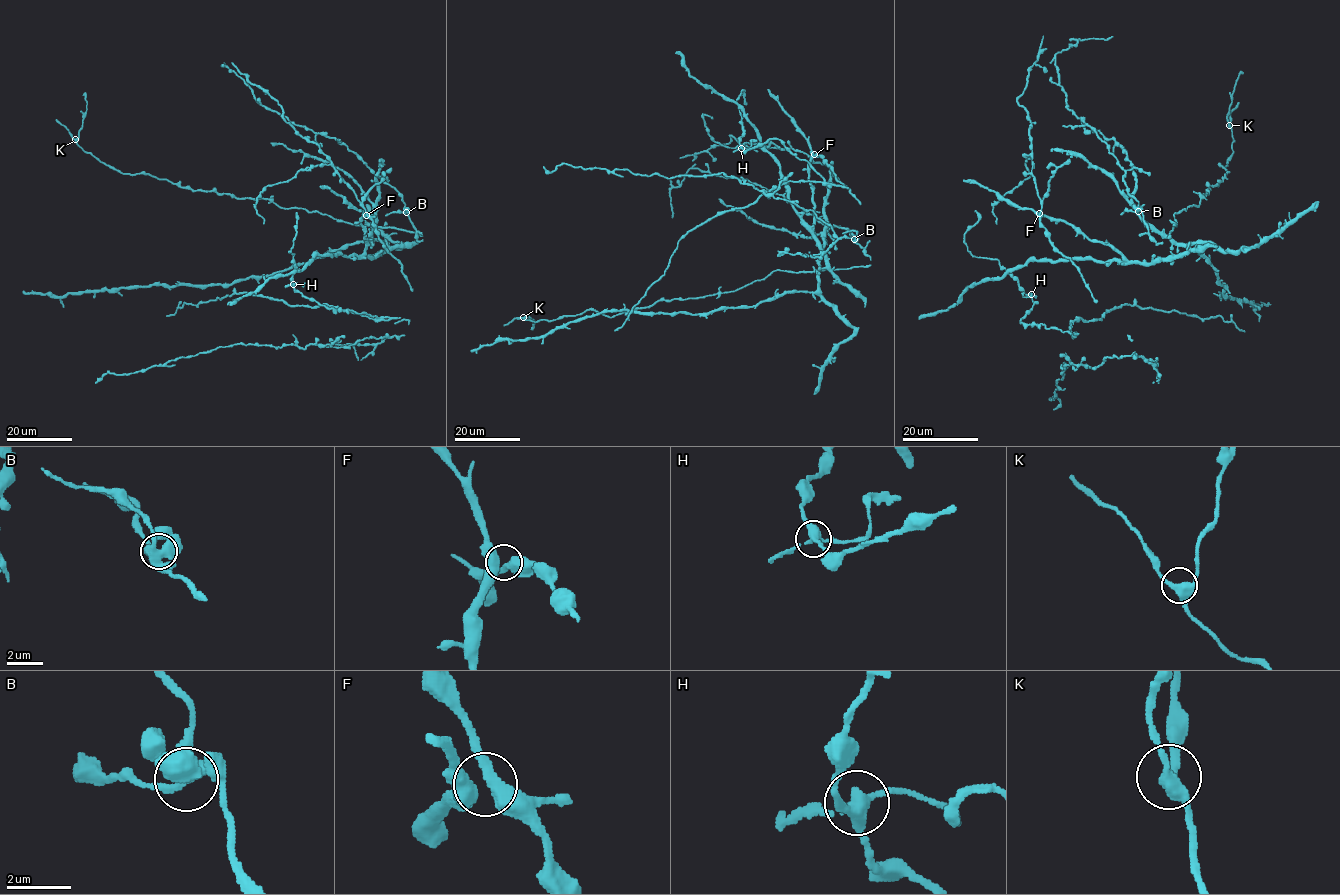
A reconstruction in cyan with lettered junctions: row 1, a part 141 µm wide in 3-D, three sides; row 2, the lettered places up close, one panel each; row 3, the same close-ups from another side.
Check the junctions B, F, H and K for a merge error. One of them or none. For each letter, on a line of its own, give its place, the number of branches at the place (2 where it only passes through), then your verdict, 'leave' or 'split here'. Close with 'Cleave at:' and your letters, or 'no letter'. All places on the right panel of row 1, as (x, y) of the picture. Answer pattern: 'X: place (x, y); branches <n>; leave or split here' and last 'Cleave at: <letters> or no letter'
B: place (1138, 211); branches 4; leave
F: place (1039, 213); branches 4; leave
H: place (1031, 294); branches 4; split here
K: place (1229, 125); branches 3; leave
Cleave at: H

